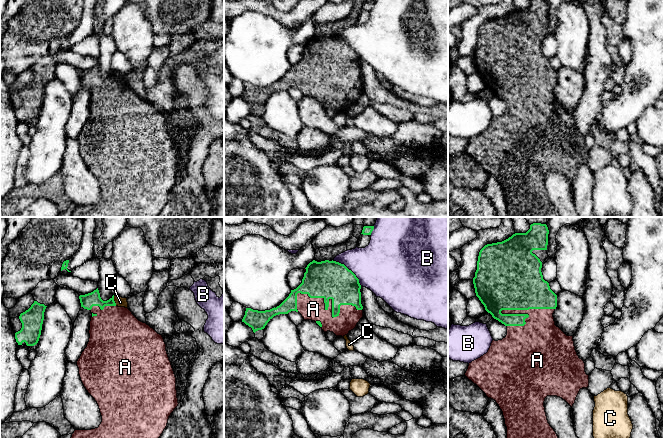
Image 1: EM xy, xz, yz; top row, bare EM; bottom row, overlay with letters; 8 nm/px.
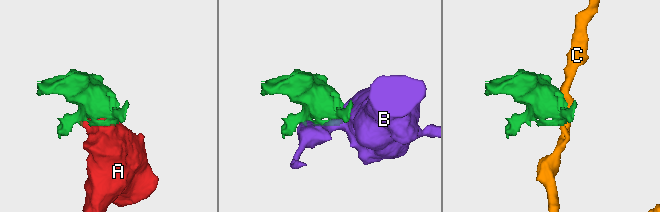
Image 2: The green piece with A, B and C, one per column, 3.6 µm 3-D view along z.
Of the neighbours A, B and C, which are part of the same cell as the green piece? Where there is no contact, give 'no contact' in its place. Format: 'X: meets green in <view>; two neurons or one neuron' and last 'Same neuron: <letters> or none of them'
A: meets green in xz; one neuron
B: meets green in xz; two neurons
C: meets green in xy; two neurons
Same neuron: A

